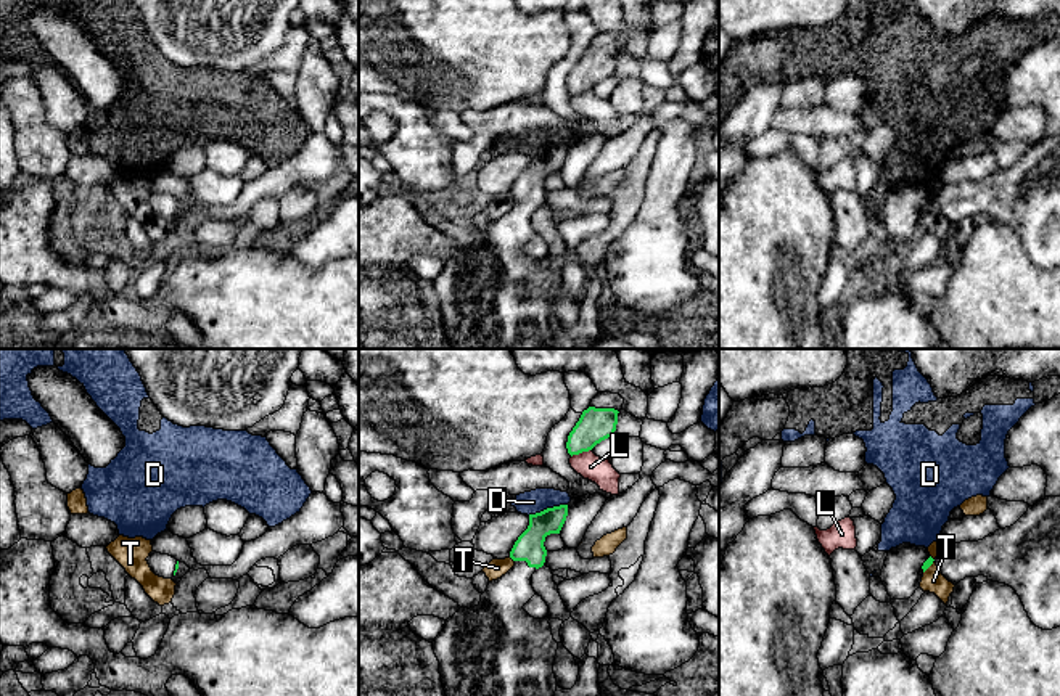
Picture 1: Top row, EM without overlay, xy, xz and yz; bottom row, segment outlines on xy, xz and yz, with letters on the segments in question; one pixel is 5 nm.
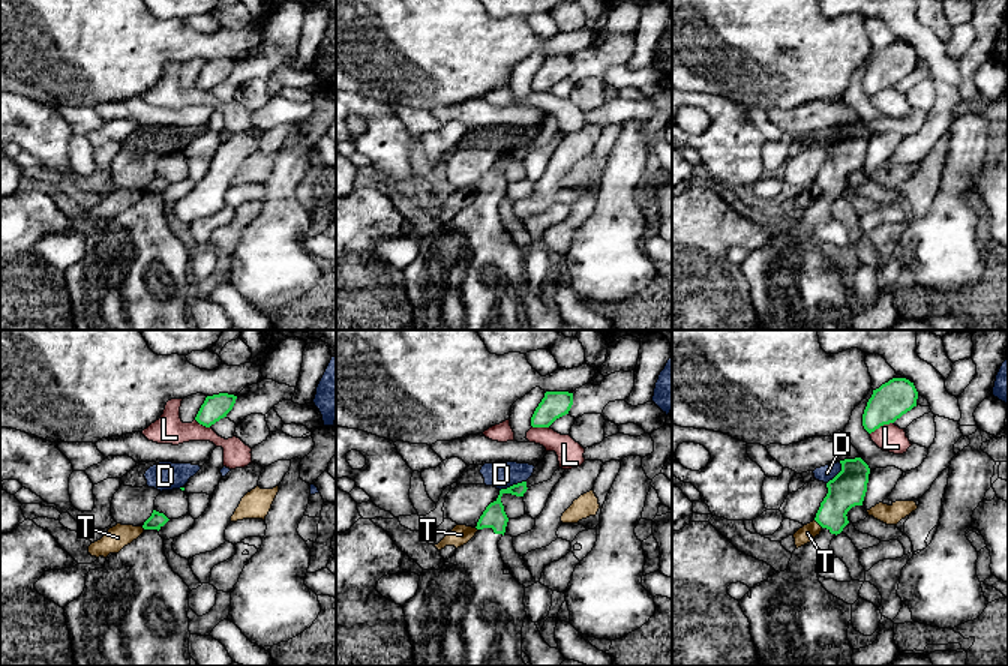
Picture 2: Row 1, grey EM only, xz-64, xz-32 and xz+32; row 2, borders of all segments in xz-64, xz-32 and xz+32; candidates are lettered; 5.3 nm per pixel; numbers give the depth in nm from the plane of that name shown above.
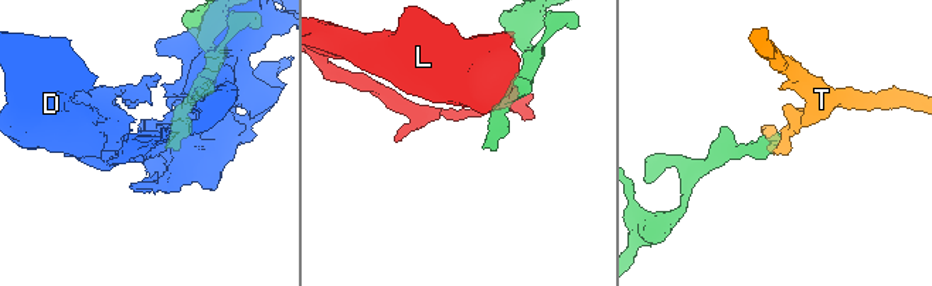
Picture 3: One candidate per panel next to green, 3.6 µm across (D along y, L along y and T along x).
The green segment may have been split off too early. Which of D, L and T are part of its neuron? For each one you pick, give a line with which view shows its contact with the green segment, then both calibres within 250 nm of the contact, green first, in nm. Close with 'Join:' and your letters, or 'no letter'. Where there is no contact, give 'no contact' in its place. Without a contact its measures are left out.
Join: no letter

